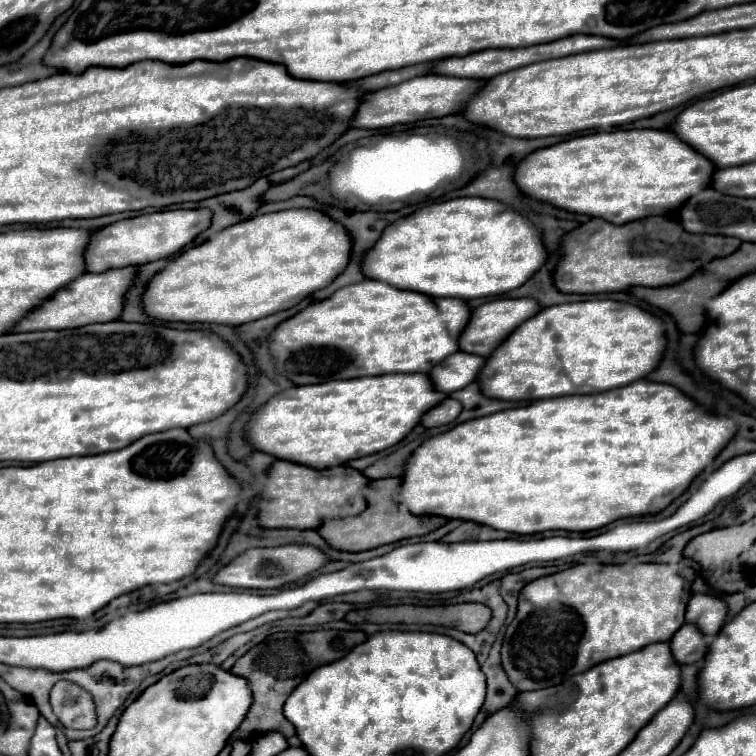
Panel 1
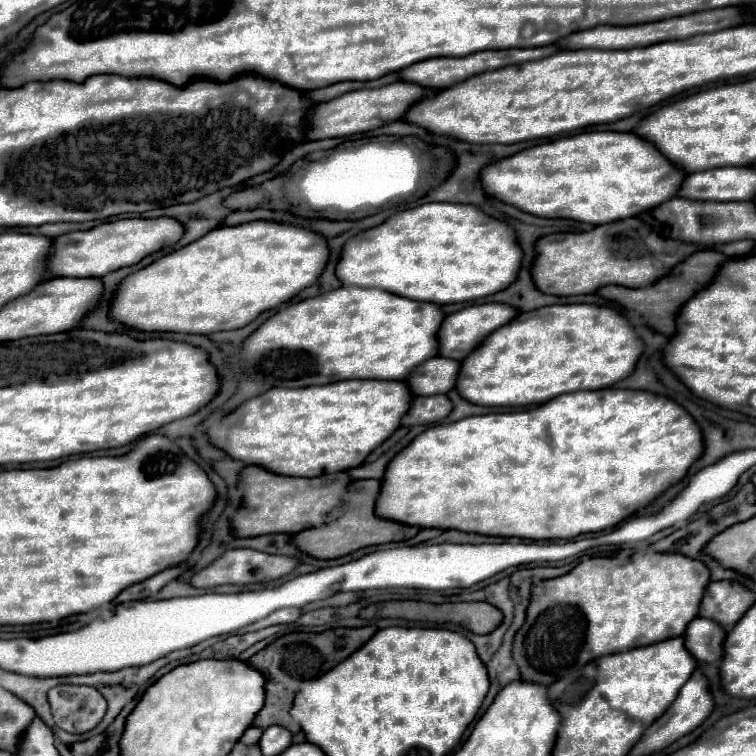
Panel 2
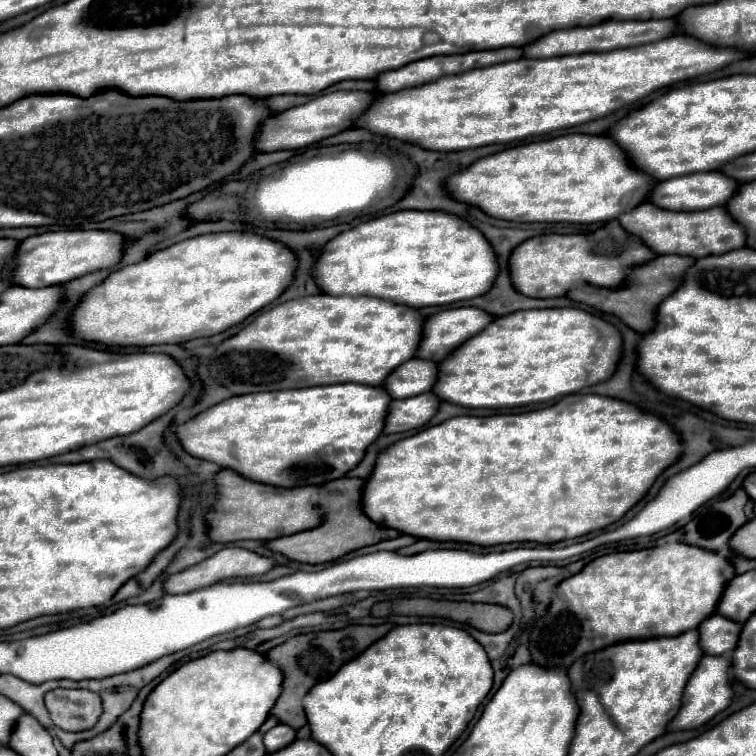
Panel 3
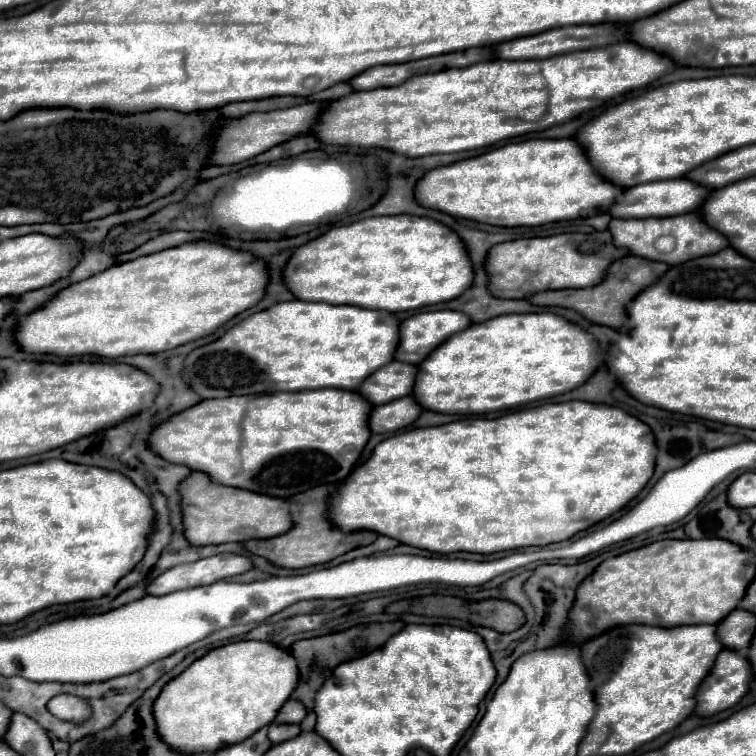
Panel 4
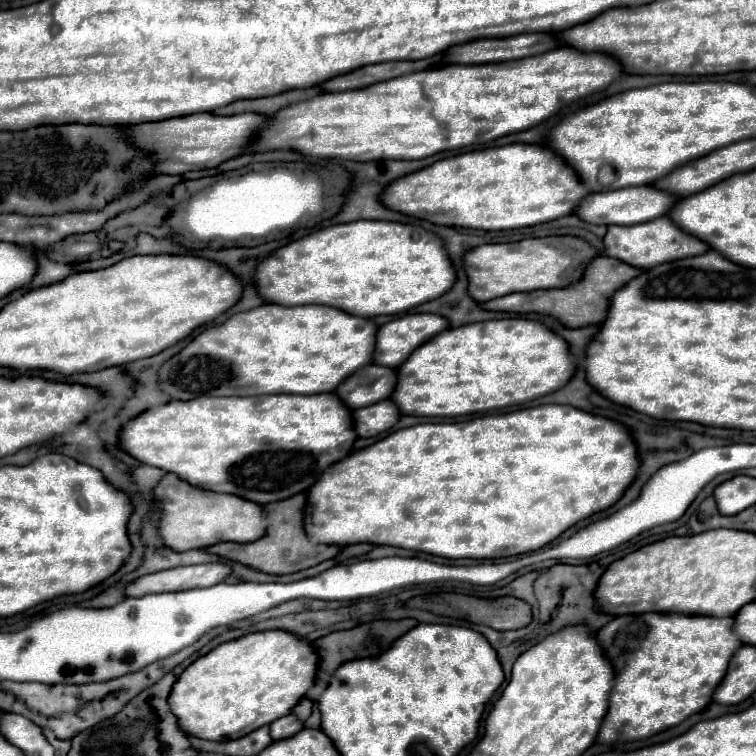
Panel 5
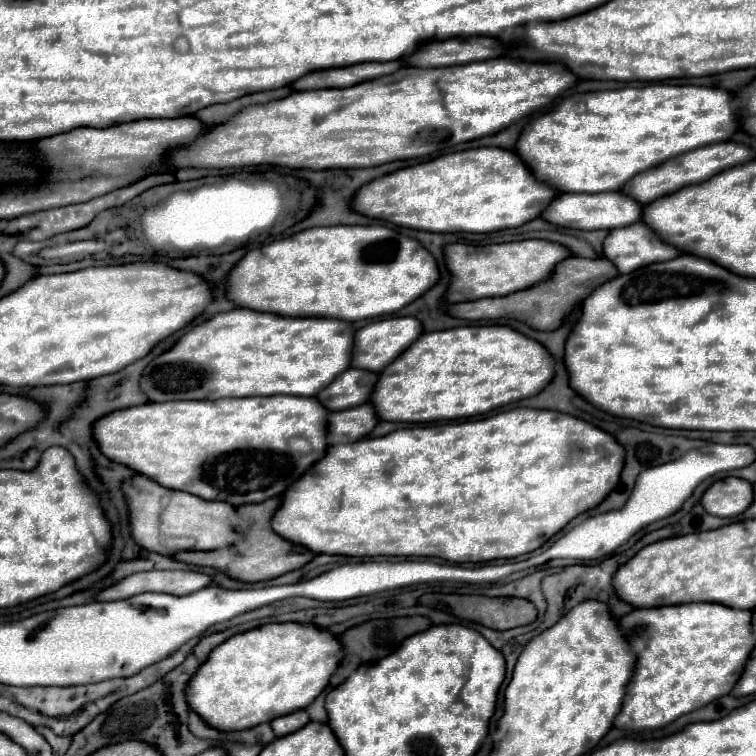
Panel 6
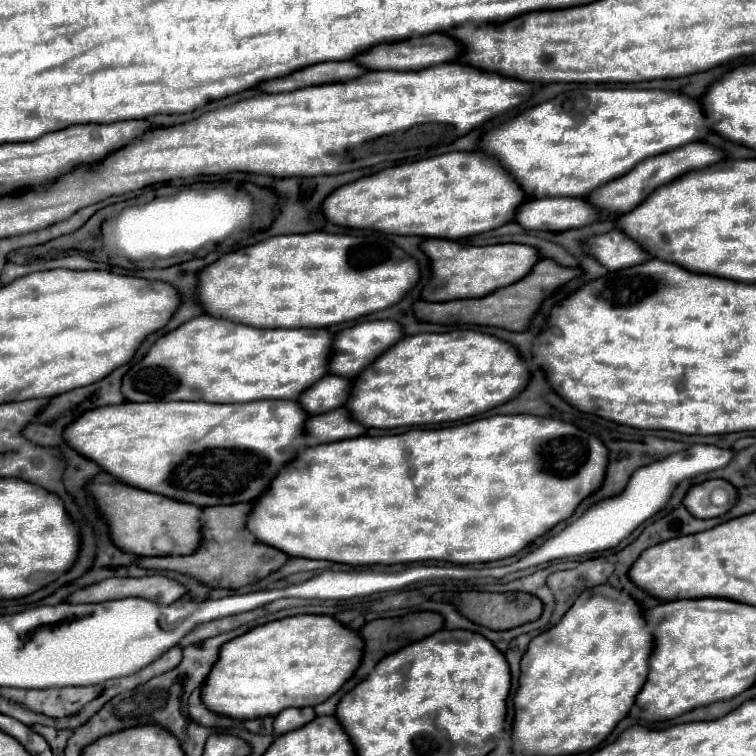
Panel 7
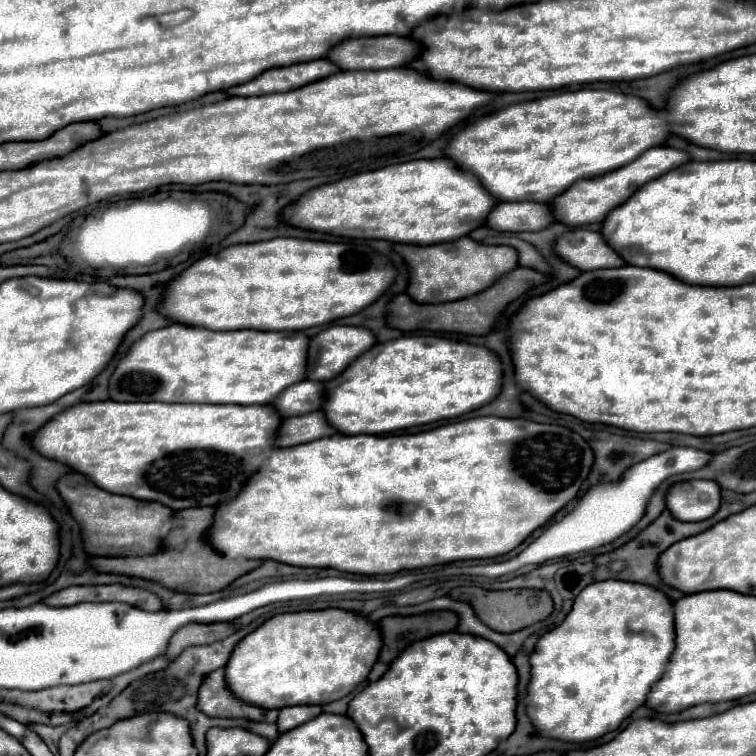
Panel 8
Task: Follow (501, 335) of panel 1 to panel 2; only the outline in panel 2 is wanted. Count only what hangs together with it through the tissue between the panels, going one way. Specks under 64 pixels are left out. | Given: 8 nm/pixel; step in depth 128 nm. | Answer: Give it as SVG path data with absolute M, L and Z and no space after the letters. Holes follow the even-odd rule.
M488 302L488 304L474 304L468 306L460 312L448 314L442 322L438 340L440 340L440 356L444 358L454 358L454 360L464 360L476 346L480 346L480 342L484 342L484 338L488 338L488 334L492 334L494 330L498 330L500 326L512 322L512 318L516 318L520 312L508 304L500 304L500 302Z

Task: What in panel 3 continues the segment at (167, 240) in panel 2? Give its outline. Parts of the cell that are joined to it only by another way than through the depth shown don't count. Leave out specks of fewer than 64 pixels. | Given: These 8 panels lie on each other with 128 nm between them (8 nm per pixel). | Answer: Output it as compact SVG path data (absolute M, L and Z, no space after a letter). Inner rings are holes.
M62 230L38 234L20 244L16 262L10 268L10 278L26 288L68 284L74 278L116 266L124 256L124 248L126 238L114 230Z

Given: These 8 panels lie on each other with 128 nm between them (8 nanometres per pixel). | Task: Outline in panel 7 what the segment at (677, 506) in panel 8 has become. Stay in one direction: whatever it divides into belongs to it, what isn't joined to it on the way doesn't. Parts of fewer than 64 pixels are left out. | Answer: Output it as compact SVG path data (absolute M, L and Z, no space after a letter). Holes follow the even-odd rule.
M706 480L688 490L684 506L696 518L716 518L728 512L738 498L738 488L728 480Z

